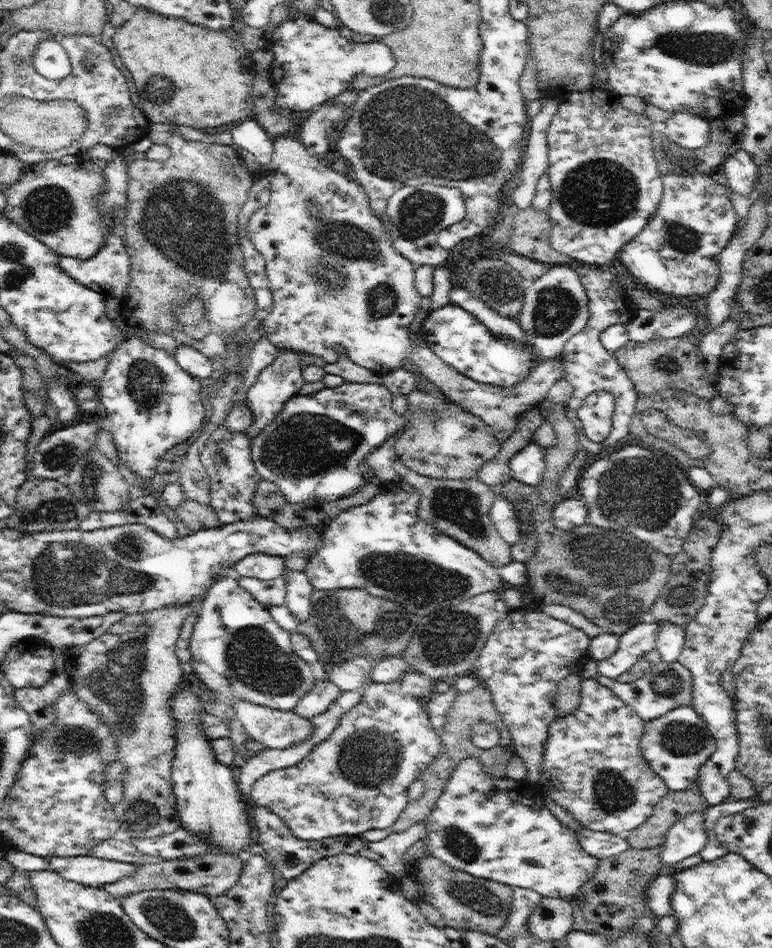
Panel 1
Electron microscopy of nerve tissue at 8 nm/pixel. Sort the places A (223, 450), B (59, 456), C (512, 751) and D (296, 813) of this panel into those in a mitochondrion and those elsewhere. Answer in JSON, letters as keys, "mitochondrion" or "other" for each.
{"A":"other","B":"mitochondrion","C":"other","D":"other"}

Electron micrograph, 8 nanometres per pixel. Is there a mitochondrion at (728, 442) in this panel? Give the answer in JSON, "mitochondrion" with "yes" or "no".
{"mitochondrion":"no"}

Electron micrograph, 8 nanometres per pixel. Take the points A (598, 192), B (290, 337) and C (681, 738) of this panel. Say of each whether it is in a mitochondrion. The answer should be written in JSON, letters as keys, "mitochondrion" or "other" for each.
{"A":"mitochondrion","B":"other","C":"mitochondrion"}

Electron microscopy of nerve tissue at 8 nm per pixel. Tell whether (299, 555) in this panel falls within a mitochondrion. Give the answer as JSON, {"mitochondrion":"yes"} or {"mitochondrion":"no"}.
{"mitochondrion":"no"}

